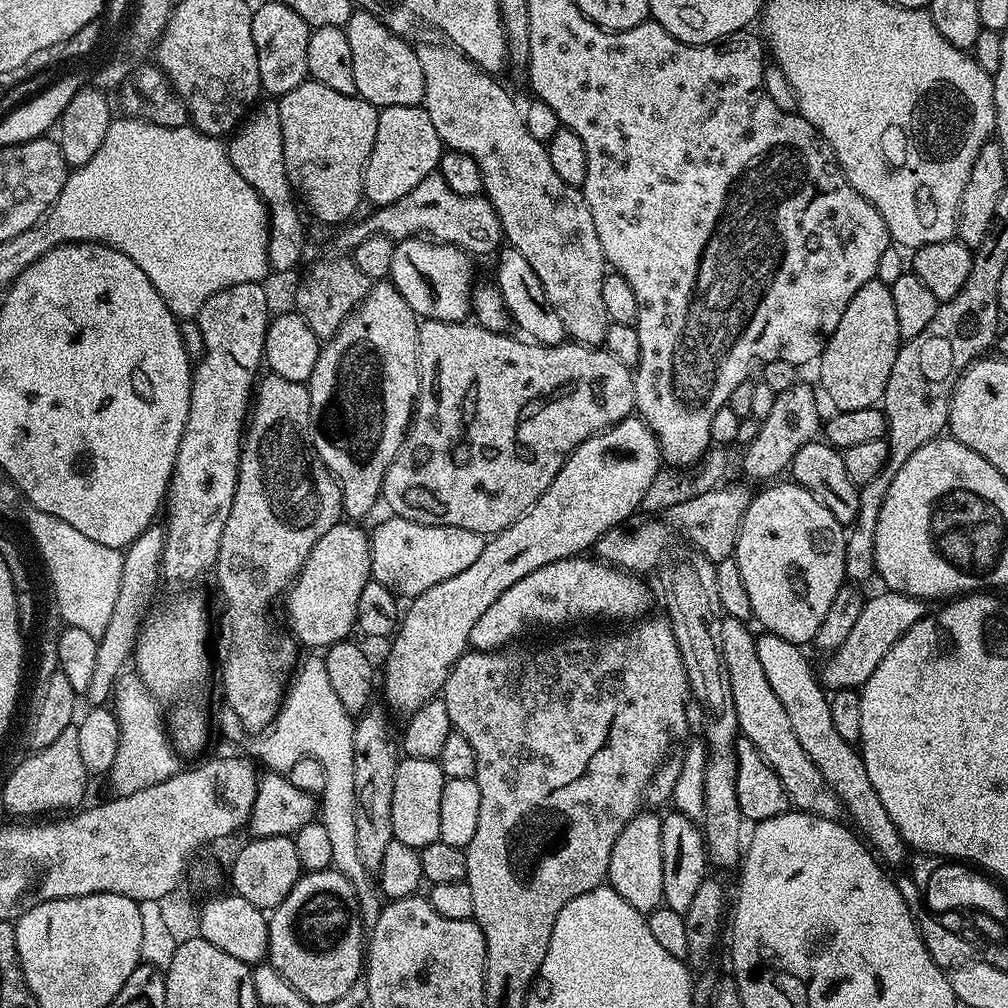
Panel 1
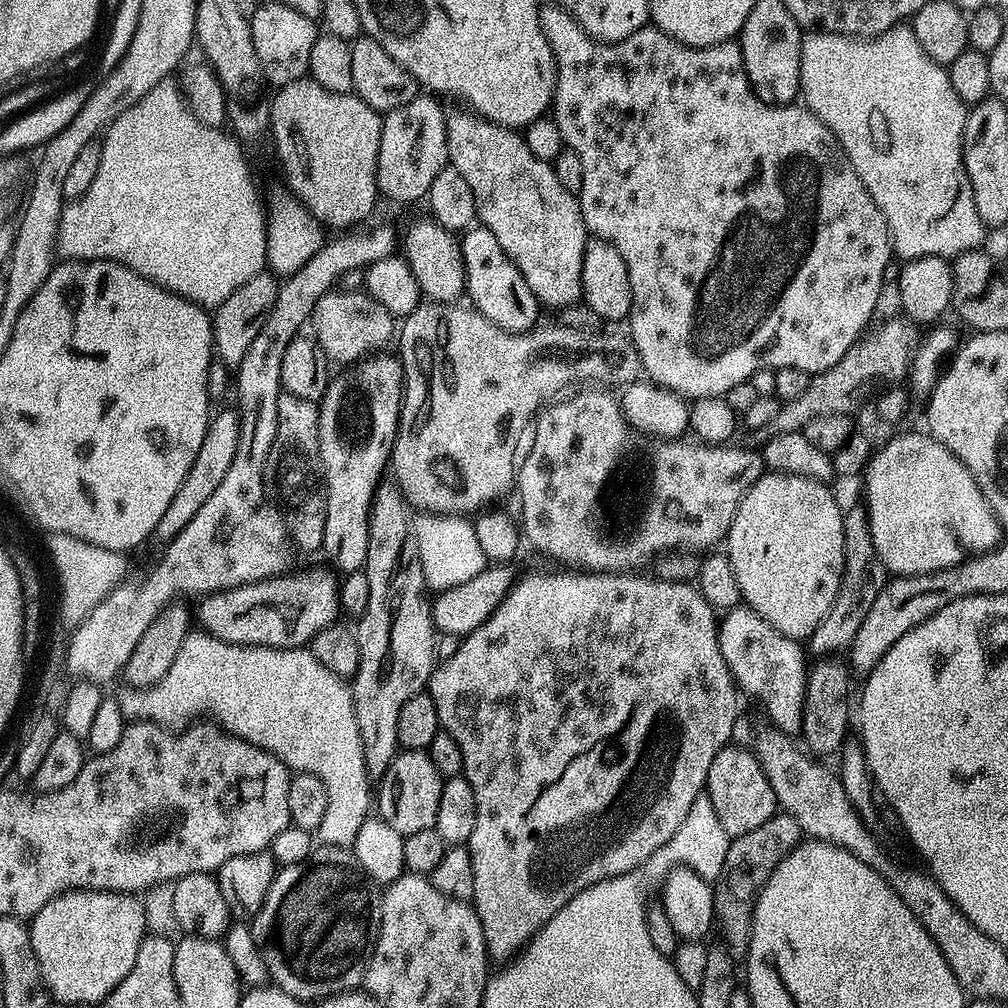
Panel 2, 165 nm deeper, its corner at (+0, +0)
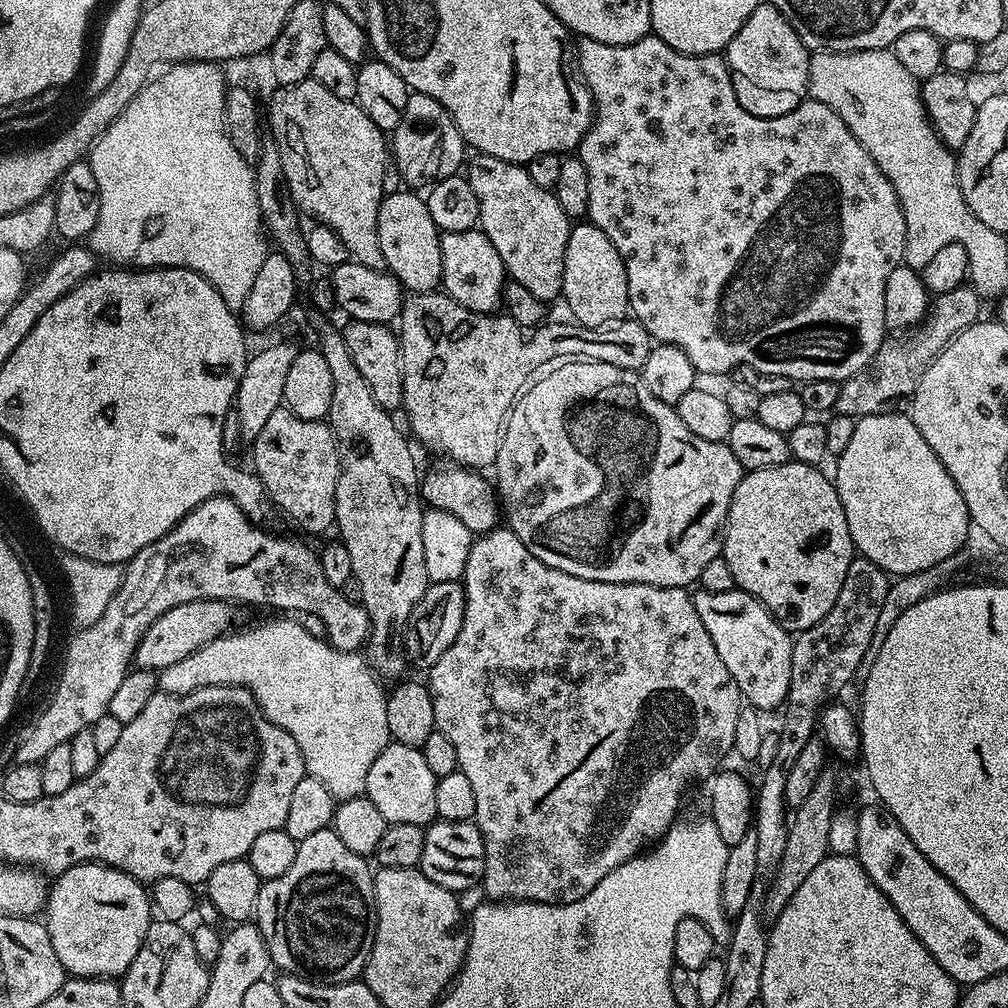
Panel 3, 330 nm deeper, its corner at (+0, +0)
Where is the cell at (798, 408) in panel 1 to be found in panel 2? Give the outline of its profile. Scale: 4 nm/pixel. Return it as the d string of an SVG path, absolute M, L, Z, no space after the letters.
M600 386L585 388L588 388L585 392L573 391L568 394L573 394L573 396L565 395L555 402L549 403L539 413L538 419L535 421L536 437L533 438L528 453L525 456L523 453L516 469L514 481L515 491L520 491L520 516L518 515L518 520L522 525L523 539L527 543L529 540L538 551L545 552L546 555L553 556L556 560L569 560L572 563L569 565L575 566L577 569L613 574L628 574L633 570L643 569L640 568L643 564L649 563L648 565L651 565L654 558L661 554L672 554L677 550L696 550L692 548L708 550L719 545L716 543L719 540L721 543L727 537L730 526L734 522L734 514L738 510L740 499L753 488L761 476L765 475L763 455L747 446L732 448L733 446L713 446L699 442L687 444L687 439L684 438L653 438L629 426L624 412L620 408L619 399L608 393L611 391Z

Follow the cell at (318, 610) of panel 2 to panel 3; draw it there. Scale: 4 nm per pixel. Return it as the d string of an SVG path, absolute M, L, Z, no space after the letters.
M195 600L174 606L174 610L166 610L148 627L146 634L142 634L136 647L135 667L146 672L156 672L174 666L174 662L180 662L203 644L225 635L233 627L235 610L227 600Z

